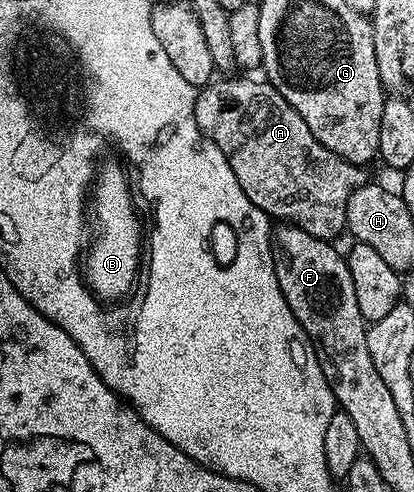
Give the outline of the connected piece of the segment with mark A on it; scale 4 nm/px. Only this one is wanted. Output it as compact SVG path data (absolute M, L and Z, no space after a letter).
M219 79L208 84L206 88L198 89L195 97L195 117L197 118L197 126L203 132L204 137L214 142L217 150L221 150L221 154L225 154L229 166L233 166L233 174L237 174L237 182L241 182L241 190L245 190L245 198L249 198L249 202L253 202L253 206L257 206L272 221L293 223L305 234L311 234L313 238L334 241L335 236L344 235L347 226L349 198L353 194L353 190L357 190L363 184L368 183L368 169L358 164L351 164L345 158L333 154L333 150L321 146L321 142L317 142L317 138L313 138L313 130L309 130L309 126L305 126L305 118L301 118L301 114L297 114L297 110L293 110L293 106L289 106L289 102L285 102L285 98L281 98L281 94L272 84L266 83L262 79L259 79L260 81Z

